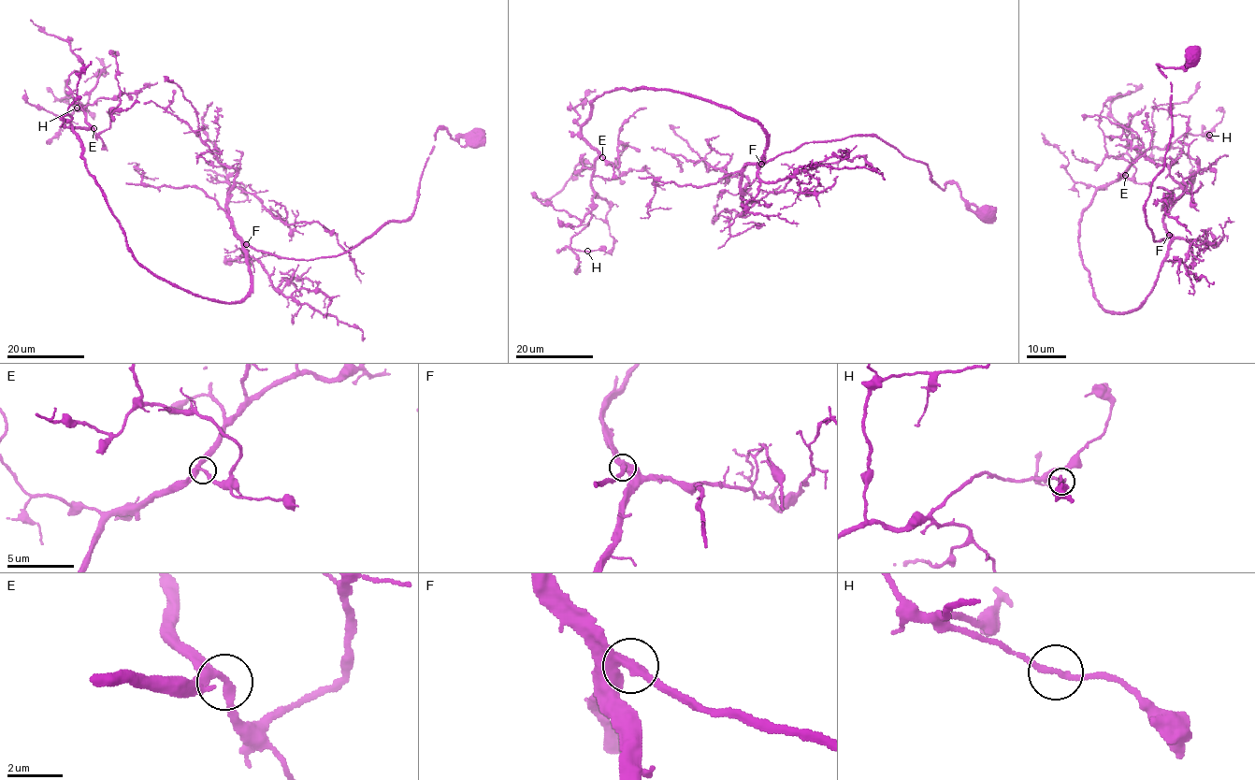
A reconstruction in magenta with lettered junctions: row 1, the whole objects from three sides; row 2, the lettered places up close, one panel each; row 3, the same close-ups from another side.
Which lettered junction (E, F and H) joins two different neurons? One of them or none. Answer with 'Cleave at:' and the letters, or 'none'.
Cleave at: none

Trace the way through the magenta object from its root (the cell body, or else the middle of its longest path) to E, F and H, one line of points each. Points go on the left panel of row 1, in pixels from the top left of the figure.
E: (478, 136), (439, 129), (413, 214), (347, 252), (246, 244), (227, 303), (136, 259), (73, 127), (93, 128)
F: (478, 136), (454, 139), (439, 129), (413, 214), (382, 225), (347, 252), (298, 260), (247, 243)
H: (478, 136), (439, 129), (413, 214), (347, 252), (246, 244), (227, 303), (137, 260), (77, 107)

